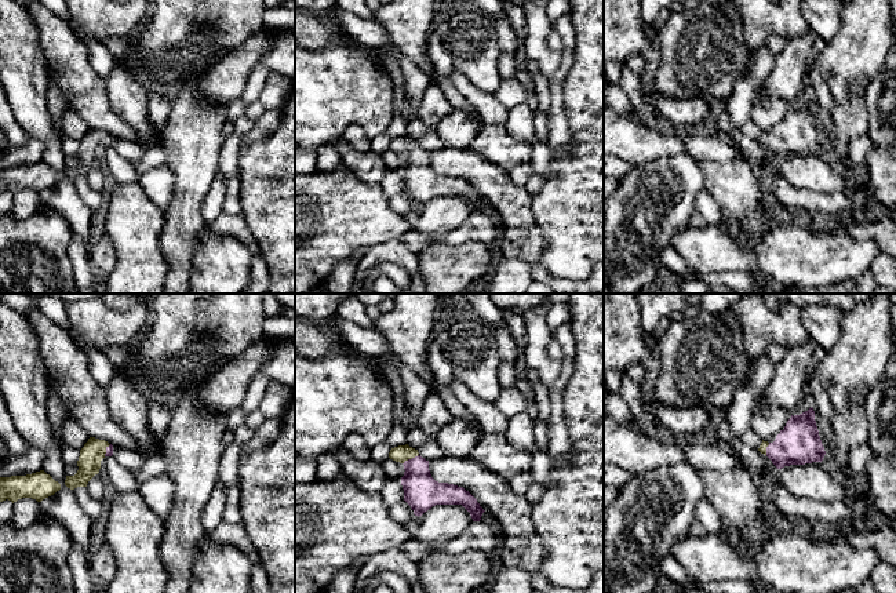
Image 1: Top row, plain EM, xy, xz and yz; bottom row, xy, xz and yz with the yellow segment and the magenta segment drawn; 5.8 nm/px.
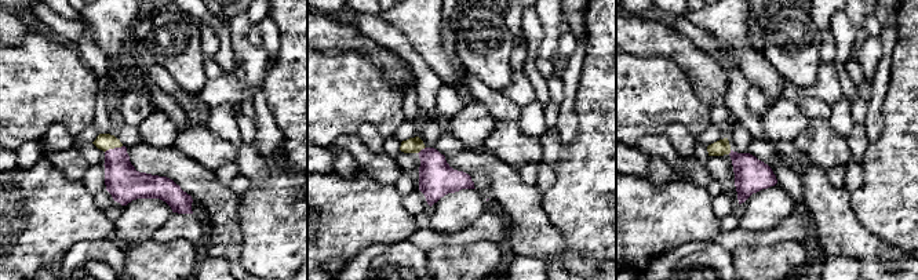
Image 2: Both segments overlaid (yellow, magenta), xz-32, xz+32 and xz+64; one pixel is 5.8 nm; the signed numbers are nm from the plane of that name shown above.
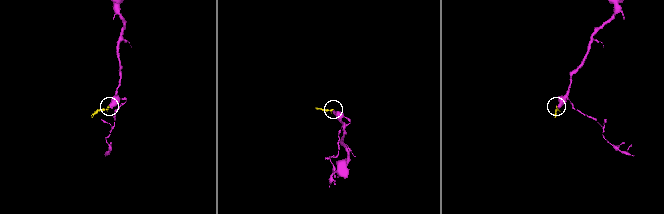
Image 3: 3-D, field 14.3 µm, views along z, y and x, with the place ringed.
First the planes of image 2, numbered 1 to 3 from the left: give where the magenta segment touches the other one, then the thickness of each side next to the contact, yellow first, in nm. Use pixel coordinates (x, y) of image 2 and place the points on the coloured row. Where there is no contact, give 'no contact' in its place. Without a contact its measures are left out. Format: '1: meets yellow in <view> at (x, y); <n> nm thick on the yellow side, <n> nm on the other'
1: meets yellow in xz-32 at (113, 148); 100 nm thick on the yellow side, 200 nm on the other
2: meets yellow in xz+32 at (421, 149); 100 nm thick on the yellow side, 200 nm on the other
3: meets yellow in xz+64 at (729, 152); 90 nm thick on the yellow side, 200 nm on the other

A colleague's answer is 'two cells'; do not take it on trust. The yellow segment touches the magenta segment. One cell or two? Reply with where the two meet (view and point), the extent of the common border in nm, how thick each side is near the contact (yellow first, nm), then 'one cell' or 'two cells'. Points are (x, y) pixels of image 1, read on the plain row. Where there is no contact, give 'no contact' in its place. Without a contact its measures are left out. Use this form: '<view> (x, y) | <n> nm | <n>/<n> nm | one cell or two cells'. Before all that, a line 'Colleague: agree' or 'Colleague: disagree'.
Colleague: disagree
xz (410, 149) | 110 nm | 100/200 nm | one cell

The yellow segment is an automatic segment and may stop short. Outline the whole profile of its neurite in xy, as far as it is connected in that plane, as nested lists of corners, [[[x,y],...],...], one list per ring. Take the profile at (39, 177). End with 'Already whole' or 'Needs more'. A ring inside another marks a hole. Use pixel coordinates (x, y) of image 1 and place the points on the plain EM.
[[[44,161],[26,167],[0,168],[0,193],[8,190],[14,194],[22,189],[41,193],[59,181],[61,175]]]. Already whole

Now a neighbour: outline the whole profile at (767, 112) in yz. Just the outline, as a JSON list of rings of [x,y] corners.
[[[761,84],[754,91],[754,102],[750,112],[751,120],[761,131],[773,134],[791,109],[791,102],[772,97]]]

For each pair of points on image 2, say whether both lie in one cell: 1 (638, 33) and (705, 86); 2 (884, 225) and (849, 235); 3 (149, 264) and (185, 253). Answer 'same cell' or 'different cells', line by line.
1: same cell
2: different cells
3: same cell

